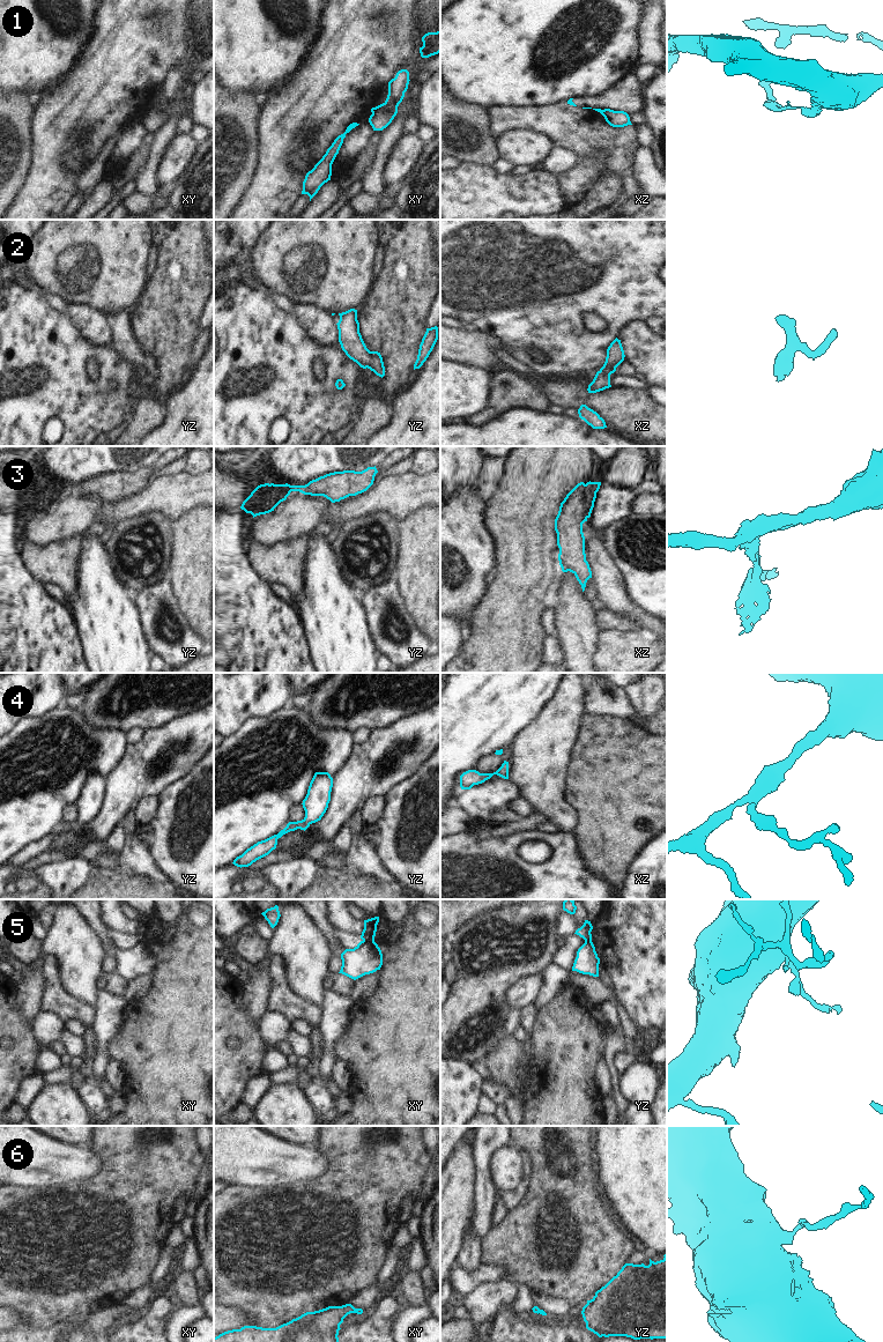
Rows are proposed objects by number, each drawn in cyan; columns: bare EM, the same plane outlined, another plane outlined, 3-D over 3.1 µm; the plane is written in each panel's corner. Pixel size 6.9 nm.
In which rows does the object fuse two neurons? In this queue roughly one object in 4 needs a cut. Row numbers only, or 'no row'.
1, 3, 5

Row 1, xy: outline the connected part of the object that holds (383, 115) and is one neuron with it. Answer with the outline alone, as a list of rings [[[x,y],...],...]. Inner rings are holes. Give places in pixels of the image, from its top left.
[[[401,69],[395,77],[388,82],[388,95],[386,101],[376,106],[369,118],[369,123],[373,131],[383,131],[386,128],[398,113],[398,106],[405,97],[405,92],[409,84],[409,72]]]

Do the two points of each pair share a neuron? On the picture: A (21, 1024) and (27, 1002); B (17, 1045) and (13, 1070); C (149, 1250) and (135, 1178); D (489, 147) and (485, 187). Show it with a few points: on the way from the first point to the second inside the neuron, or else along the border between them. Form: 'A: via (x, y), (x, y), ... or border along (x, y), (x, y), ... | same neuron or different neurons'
A: border along (16, 988), (17, 1005), (22, 1014), (30, 1022) | different neurons
B: via (17, 1051), (17, 1058), (13, 1065) | same neuron
C: via (135, 1232), (135, 1195) | same neuron
D: border along (461, 162), (490, 165) | different neurons

